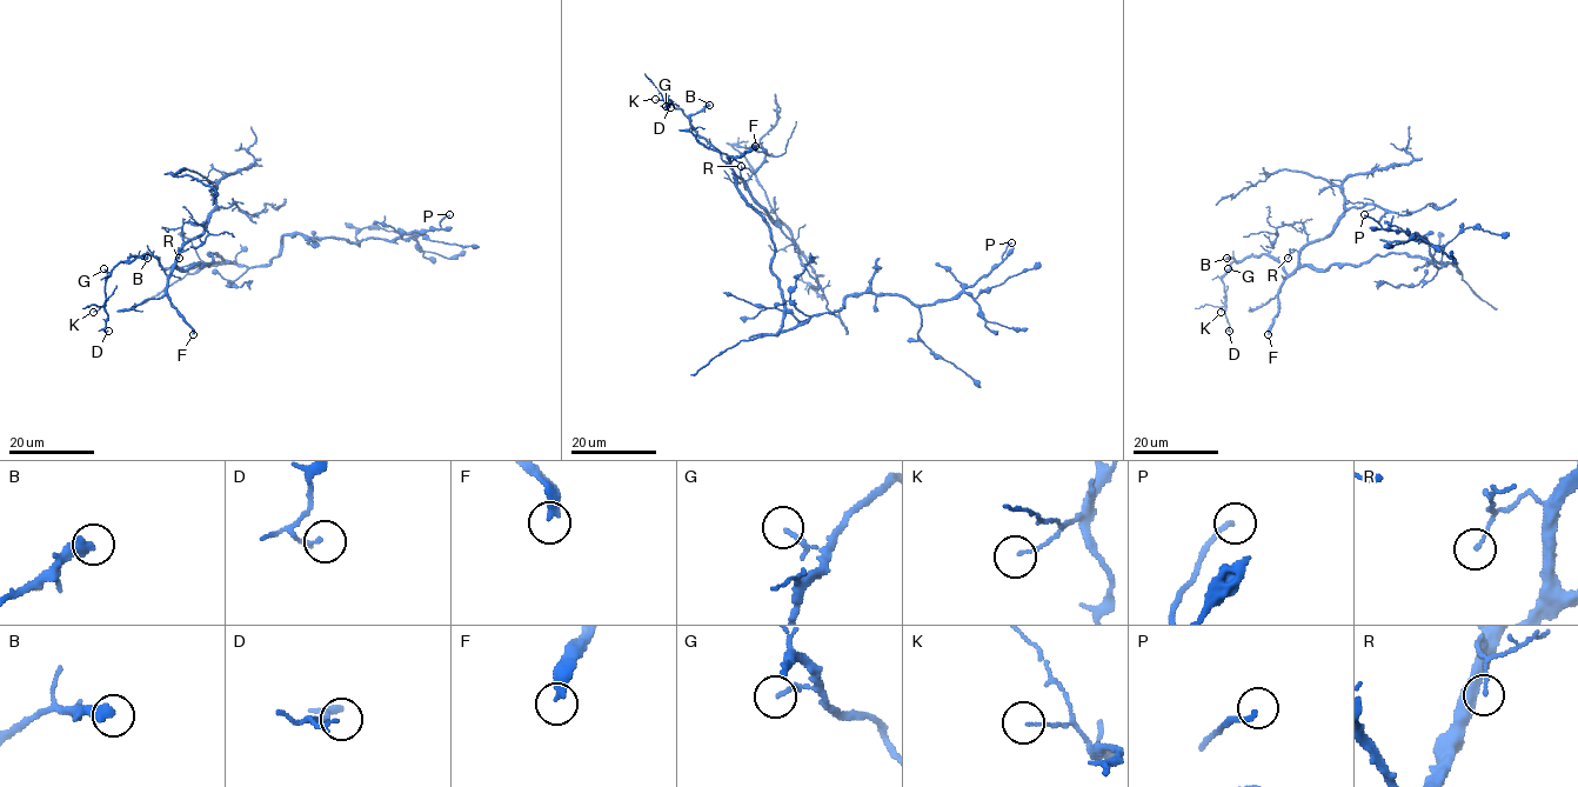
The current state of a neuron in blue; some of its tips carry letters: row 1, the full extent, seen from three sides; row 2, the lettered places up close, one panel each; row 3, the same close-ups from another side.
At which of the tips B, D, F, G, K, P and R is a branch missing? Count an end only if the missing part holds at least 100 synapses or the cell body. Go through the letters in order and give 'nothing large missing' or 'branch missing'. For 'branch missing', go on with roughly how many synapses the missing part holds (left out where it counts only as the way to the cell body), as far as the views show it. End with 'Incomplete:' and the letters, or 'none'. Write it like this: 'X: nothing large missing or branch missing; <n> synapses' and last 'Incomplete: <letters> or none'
B: nothing large missing
D: nothing large missing
F: branch missing; 200 synapses
G: nothing large missing
K: nothing large missing
P: nothing large missing
R: nothing large missing
Incomplete: F

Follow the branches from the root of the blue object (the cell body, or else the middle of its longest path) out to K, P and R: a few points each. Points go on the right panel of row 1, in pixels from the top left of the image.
K: (1371, 258), (1358, 266), (1298, 266), (1289, 274), (1269, 255), (1232, 261), (1222, 278), (1225, 304), (1221, 312)
P: (1371, 258), (1409, 253), (1444, 265), (1433, 265), (1430, 245), (1415, 234), (1426, 238), (1384, 229), (1364, 214)
R: (1371, 258), (1358, 266), (1330, 265), (1325, 268), (1302, 265), (1296, 249), (1288, 258)

